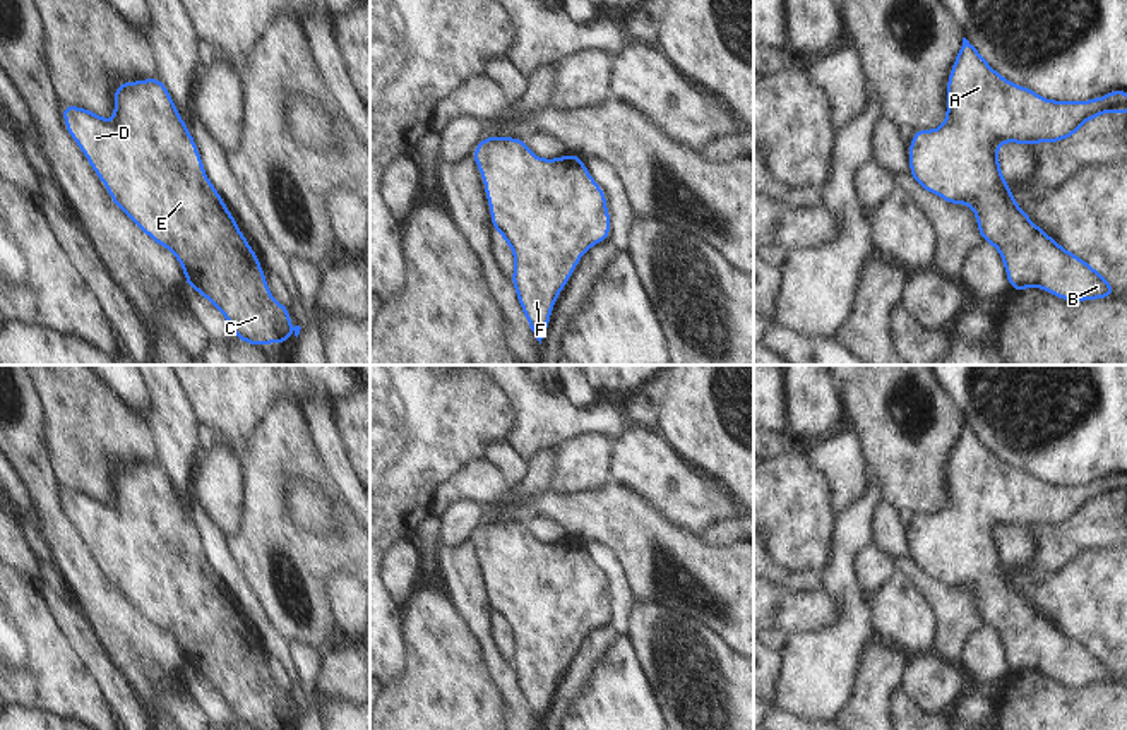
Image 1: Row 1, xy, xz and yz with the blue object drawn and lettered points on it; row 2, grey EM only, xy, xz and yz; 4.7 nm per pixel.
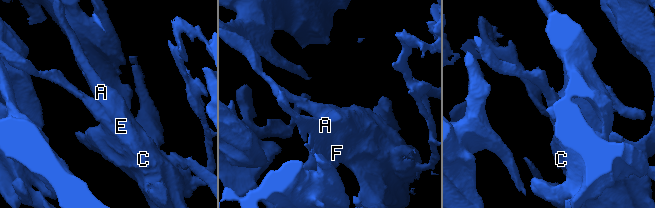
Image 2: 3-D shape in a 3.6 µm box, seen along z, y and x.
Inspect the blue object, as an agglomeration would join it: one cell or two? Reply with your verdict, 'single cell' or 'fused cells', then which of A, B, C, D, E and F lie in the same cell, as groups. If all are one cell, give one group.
single cell; groups A B C D E F

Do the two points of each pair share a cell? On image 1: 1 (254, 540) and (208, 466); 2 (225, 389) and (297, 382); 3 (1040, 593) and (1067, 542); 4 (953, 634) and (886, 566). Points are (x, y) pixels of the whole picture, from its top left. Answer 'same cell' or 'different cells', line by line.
1: different cells
2: same cell
3: different cells
4: different cells

